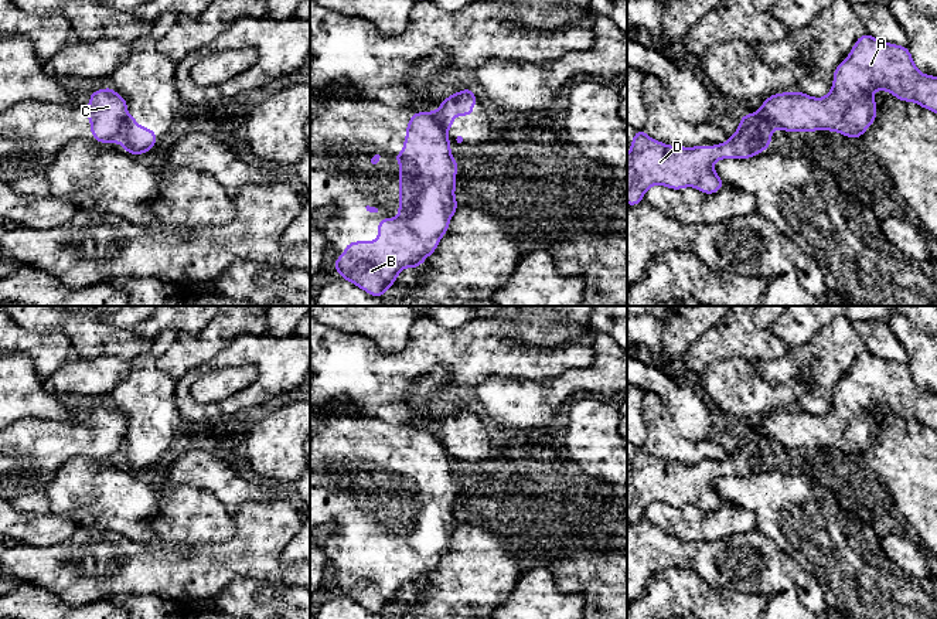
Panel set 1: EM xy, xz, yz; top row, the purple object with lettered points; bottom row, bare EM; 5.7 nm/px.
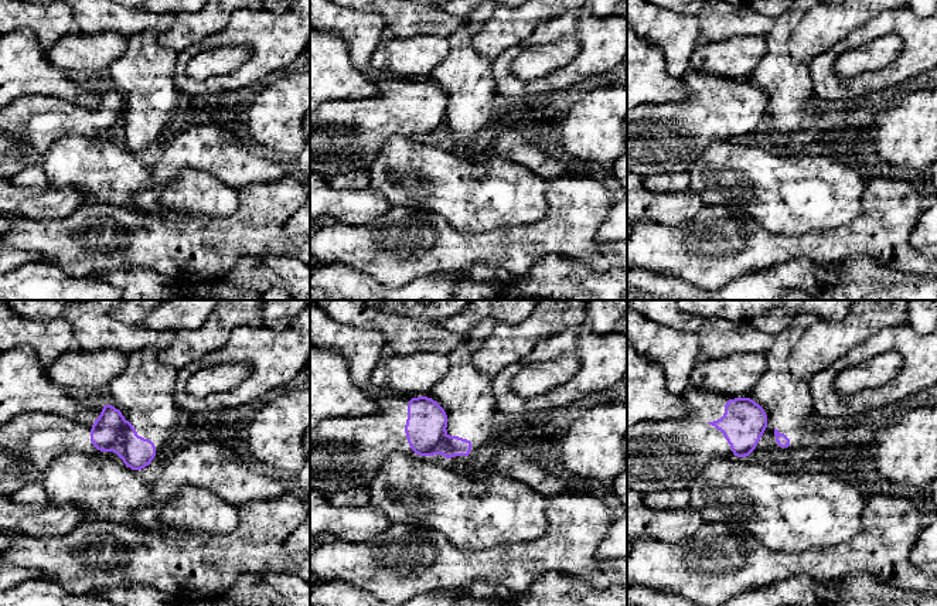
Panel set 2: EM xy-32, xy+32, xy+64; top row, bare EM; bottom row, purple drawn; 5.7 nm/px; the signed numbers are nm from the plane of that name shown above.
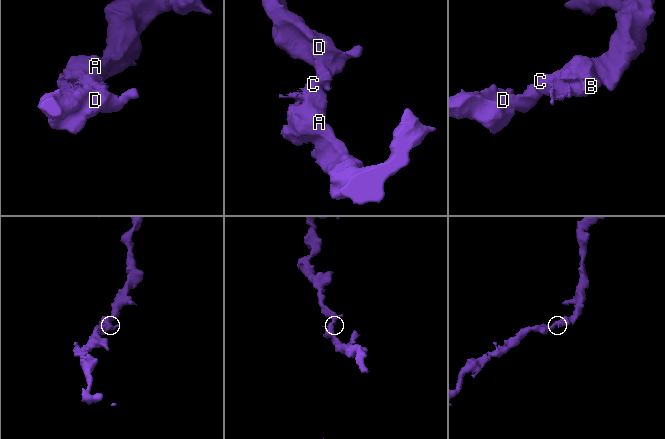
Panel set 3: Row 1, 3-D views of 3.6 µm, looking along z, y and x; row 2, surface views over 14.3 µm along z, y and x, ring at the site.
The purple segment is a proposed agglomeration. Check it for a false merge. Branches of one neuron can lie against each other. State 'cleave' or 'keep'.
cleave

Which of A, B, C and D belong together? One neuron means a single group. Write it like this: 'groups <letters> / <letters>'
groups A B C / D

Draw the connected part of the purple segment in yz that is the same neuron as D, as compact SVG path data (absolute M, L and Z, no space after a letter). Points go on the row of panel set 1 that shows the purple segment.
M760 110L752 115L747 112L740 116L740 125L733 136L718 146L669 146L651 139L645 132L636 130L631 147L627 154L627 203L630 207L643 201L644 193L653 186L665 186L672 190L684 187L695 187L703 194L718 193L723 187L723 181L713 170L713 163L722 159L750 159L770 147L771 136L766 127Z

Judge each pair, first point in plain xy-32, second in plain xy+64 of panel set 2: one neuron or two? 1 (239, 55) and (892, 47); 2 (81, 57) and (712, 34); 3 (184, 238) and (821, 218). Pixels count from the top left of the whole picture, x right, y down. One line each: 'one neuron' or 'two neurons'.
1: one neuron
2: two neurons
3: two neurons

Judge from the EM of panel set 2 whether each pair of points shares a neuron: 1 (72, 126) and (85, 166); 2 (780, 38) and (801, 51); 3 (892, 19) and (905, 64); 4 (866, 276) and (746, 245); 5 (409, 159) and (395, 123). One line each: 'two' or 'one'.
1: two
2: two
3: one
4: two
5: two

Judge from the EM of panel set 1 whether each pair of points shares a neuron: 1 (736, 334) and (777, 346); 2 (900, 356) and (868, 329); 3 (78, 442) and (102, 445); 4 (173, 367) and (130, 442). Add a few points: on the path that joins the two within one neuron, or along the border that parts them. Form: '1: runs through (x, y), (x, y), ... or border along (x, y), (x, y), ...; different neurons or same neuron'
1: runs through (746, 340), (767, 346); same neuron
2: runs through (892, 349), (876, 336); same neuron
3: runs through (84, 442), (96, 444); same neuron
4: border along (154, 360), (160, 370), (176, 380); different neurons

